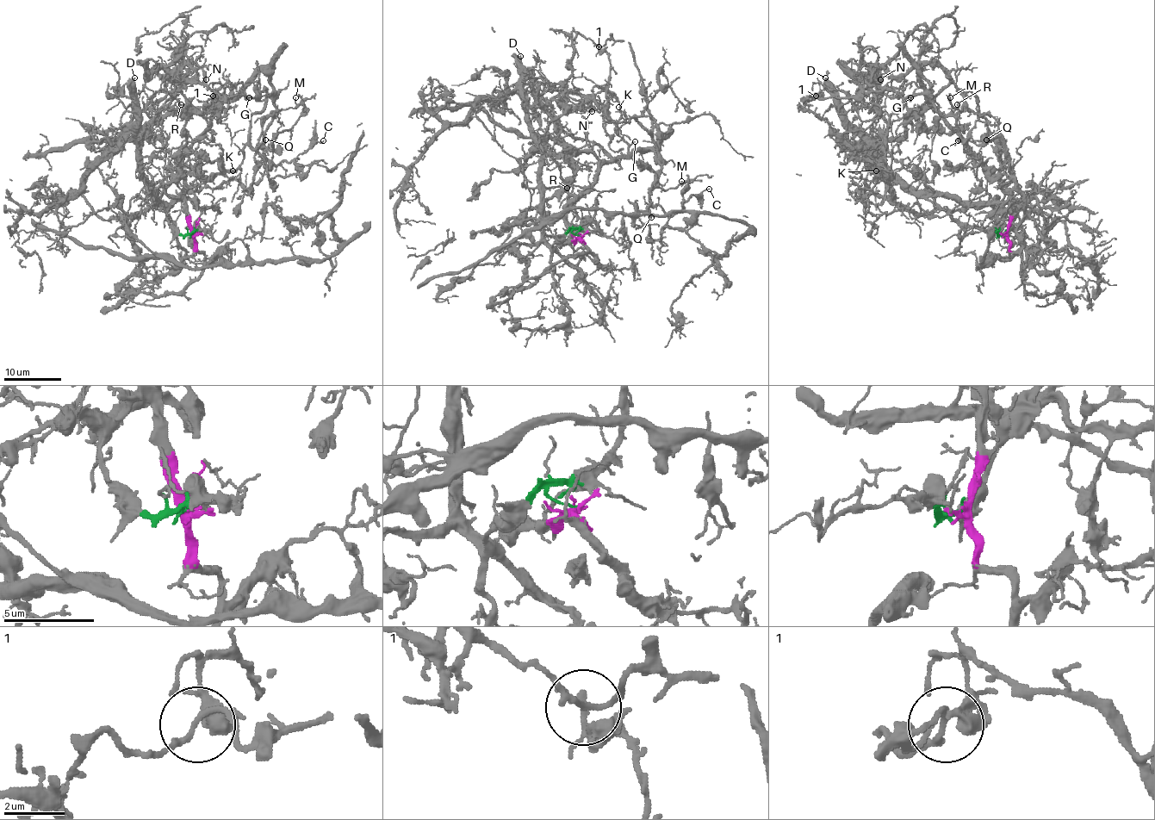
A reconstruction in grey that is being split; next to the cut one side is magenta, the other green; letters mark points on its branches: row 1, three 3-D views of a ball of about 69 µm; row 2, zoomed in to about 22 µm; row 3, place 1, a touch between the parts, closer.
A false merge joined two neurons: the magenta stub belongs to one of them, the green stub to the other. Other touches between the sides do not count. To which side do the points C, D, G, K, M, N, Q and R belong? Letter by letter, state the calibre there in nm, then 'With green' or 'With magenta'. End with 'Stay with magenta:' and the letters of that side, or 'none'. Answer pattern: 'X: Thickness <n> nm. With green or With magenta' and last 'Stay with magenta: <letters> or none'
C: Thickness 140 nm. With magenta
D: Thickness 300 nm. With green
G: Thickness 70 nm. With magenta
K: Thickness 130 nm. With magenta
M: Thickness 110 nm. With magenta
N: Thickness 160 nm. With green
Q: Thickness 200 nm. With magenta
R: Thickness 150 nm. With green
Stay with magenta: C, G, K, M, Q

